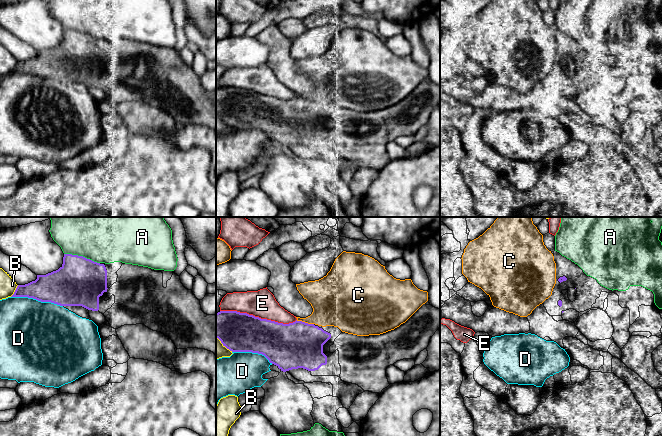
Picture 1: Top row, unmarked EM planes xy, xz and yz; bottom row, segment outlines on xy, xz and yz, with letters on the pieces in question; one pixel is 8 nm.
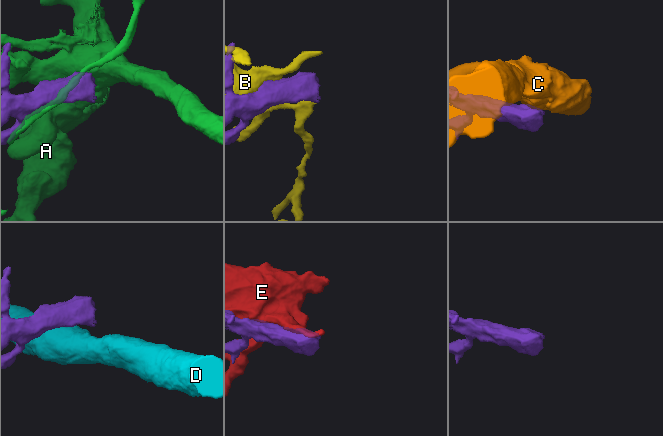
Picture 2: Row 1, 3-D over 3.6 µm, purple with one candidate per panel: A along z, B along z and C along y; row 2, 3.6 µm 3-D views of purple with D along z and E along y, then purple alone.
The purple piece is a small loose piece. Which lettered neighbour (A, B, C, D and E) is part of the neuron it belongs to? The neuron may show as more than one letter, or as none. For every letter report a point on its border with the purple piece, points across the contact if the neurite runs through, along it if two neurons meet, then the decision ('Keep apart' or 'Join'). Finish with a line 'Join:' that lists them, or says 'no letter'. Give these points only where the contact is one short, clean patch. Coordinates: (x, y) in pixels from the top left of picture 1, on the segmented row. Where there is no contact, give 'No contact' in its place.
A: Touches purple at xy (82, 256). Boundary: xy (64, 253), (84, 256), (99, 263). Keep apart
B: Touches purple at xy (15, 291). Keep apart
C: Touches purple at xz (304, 322). Boundary: xz (296, 320), (313, 324). Keep apart
D: Touches purple at xy (37, 299). Keep apart
E: Touches purple at xz (258, 317). Keep apart
Join: no letter

